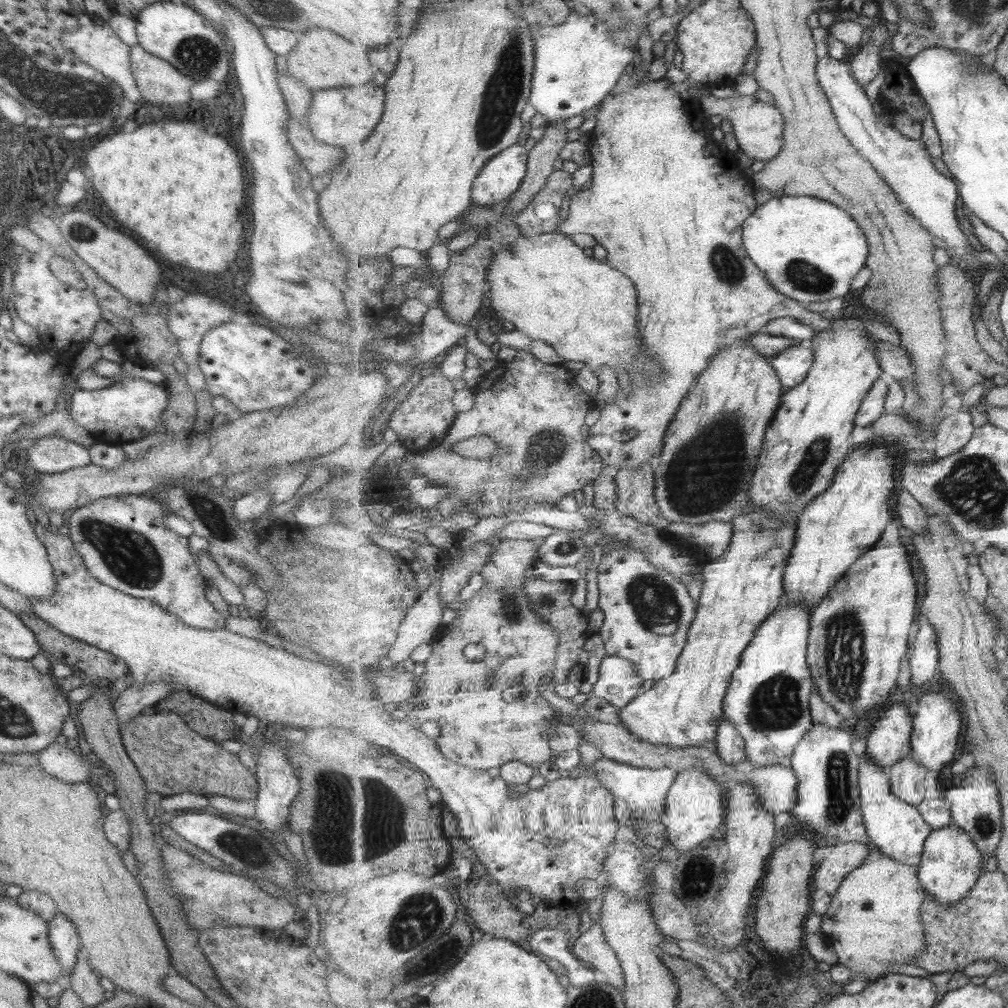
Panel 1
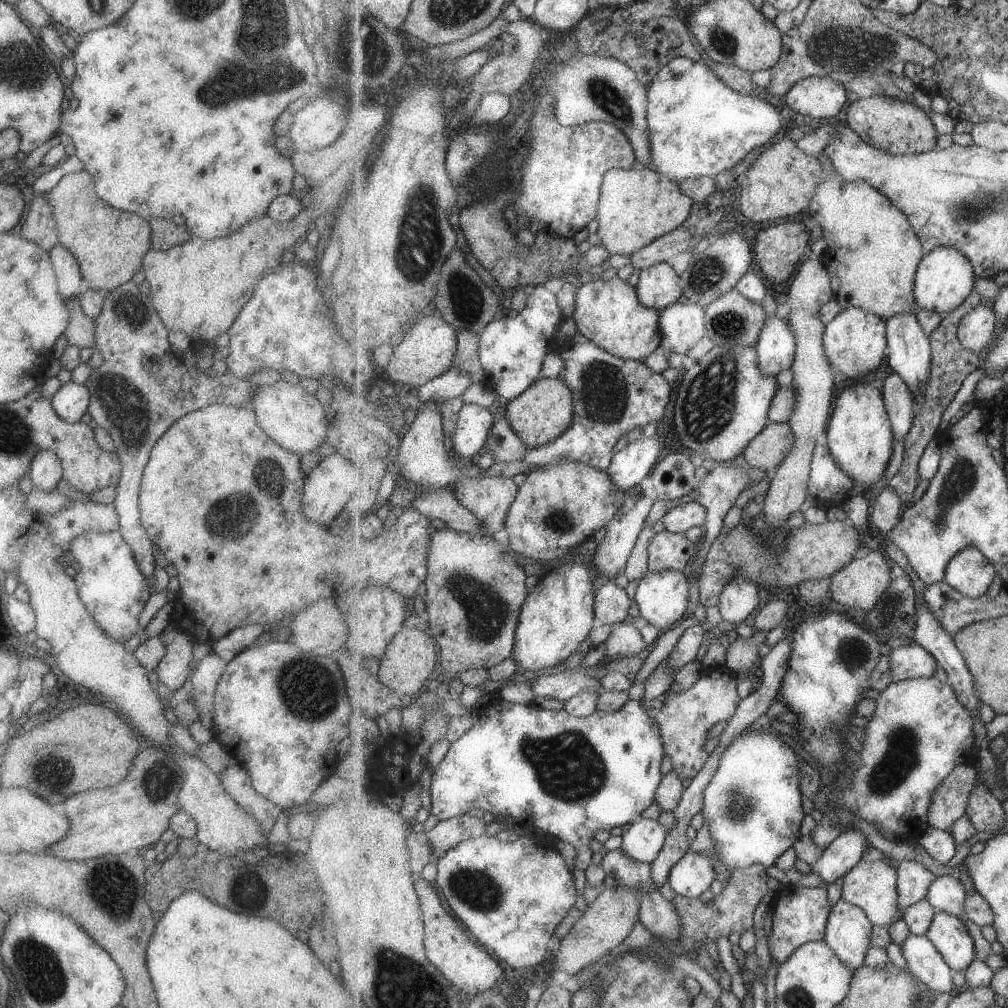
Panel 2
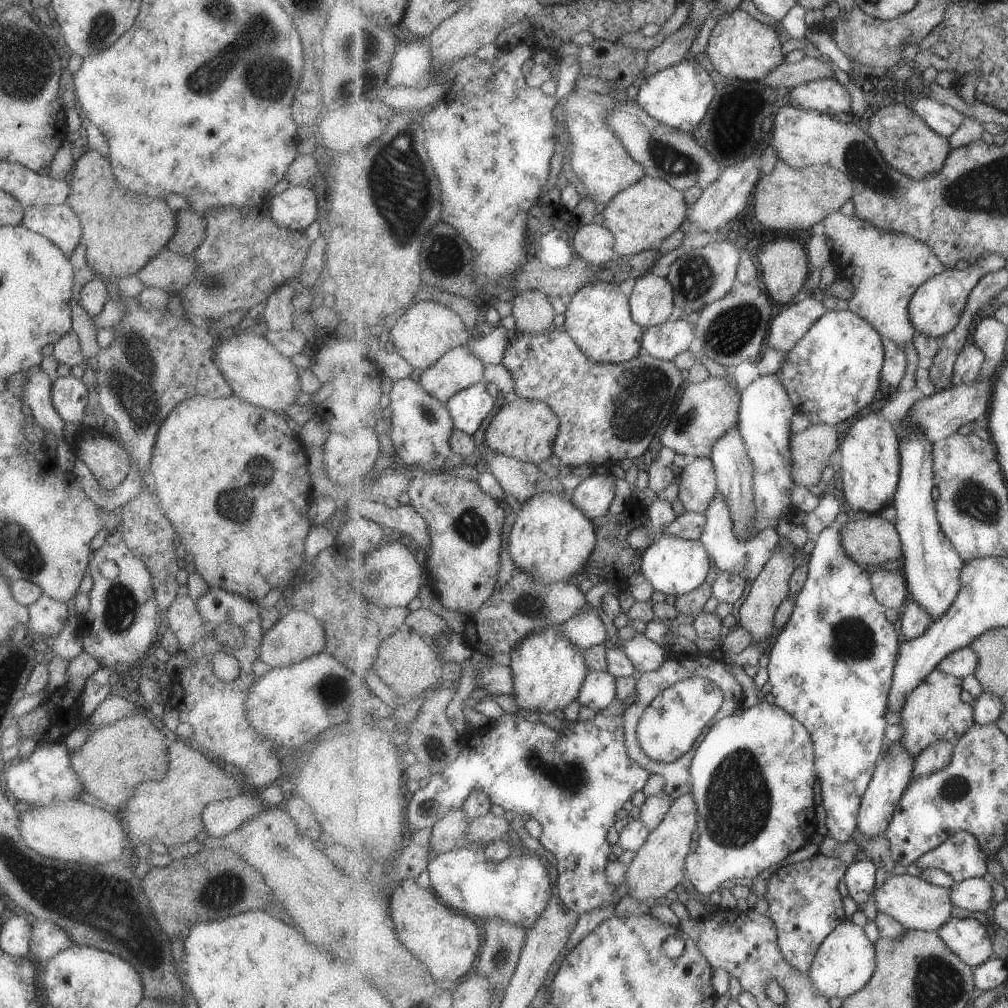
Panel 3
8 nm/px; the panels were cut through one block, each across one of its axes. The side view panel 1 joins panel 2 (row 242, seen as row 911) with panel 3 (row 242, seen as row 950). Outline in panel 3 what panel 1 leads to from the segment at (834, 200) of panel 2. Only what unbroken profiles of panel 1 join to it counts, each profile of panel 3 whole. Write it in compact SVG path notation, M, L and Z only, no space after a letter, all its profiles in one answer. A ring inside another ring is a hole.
M832 212L822 223L825 226L825 233L834 242L833 258L839 258L835 260L835 266L843 278L849 279L855 286L854 297L849 301L850 310L868 320L883 337L897 341L901 346L913 342L917 332L910 317L910 300L924 282L949 268L926 242L909 235L877 228L861 220L855 213L852 216L845 216L843 212Z

